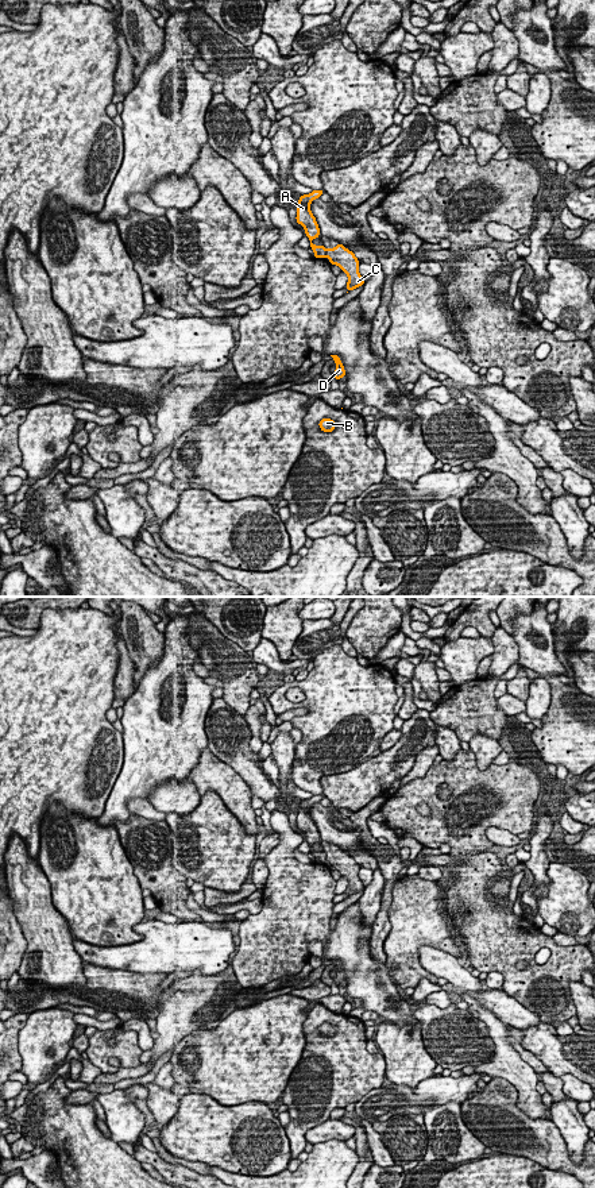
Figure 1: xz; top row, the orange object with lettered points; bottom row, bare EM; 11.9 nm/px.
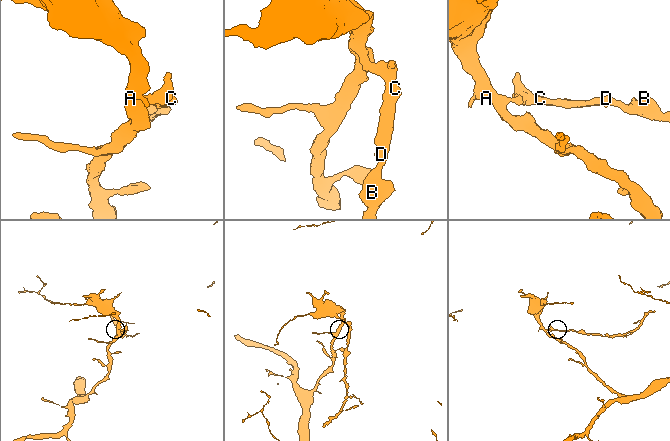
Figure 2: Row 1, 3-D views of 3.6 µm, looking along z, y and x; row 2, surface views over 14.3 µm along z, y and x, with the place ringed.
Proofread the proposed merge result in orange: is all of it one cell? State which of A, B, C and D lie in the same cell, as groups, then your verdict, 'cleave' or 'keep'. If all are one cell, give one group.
A / B C D; cleave

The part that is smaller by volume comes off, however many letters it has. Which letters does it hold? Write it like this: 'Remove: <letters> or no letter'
Remove: B, C, D

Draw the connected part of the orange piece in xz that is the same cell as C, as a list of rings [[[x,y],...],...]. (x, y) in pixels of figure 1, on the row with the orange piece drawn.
[[[343,244],[328,248],[325,258],[328,258],[332,265],[337,265],[341,271],[348,275],[348,282],[345,285],[348,292],[364,285],[364,281],[359,274],[360,262],[355,256],[355,254],[345,248]]]

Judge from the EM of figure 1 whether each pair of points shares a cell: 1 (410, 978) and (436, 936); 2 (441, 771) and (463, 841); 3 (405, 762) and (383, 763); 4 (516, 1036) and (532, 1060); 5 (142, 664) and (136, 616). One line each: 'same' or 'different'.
1: same
2: same
3: same
4: same
5: same

